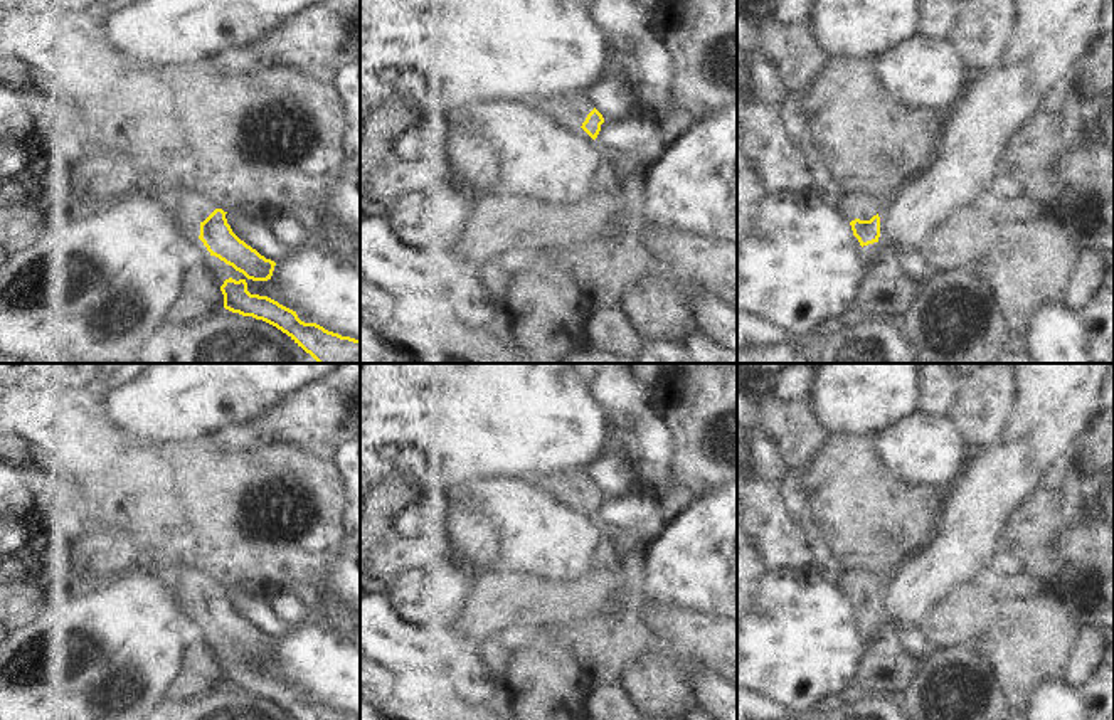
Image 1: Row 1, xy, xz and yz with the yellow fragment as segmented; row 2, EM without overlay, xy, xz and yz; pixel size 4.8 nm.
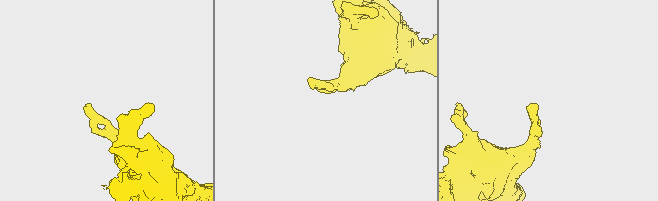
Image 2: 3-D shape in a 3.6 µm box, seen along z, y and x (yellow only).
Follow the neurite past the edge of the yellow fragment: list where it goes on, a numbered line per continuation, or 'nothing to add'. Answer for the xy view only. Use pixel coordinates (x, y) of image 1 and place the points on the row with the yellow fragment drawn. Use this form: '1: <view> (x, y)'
1: xy (187, 222)

